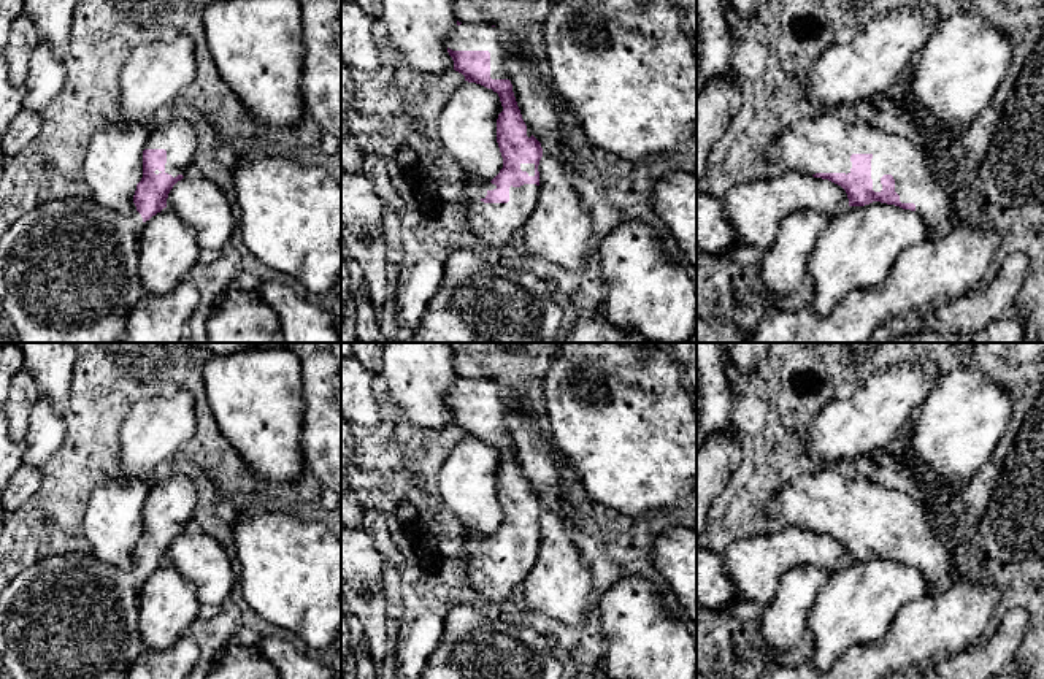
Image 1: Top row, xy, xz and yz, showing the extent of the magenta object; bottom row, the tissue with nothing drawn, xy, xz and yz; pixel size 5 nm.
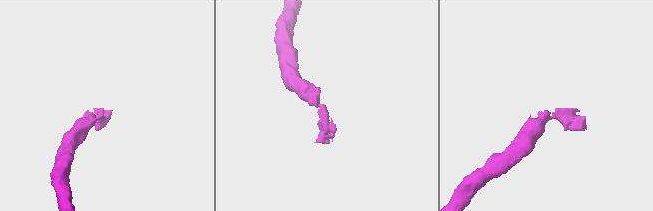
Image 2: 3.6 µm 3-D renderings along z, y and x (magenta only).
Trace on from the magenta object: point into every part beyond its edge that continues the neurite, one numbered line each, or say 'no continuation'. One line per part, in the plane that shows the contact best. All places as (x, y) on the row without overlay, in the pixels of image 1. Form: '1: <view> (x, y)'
1: yz (821, 500)

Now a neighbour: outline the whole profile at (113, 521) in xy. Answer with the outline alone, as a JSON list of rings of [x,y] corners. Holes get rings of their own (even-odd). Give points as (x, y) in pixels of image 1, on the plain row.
[[[121,476],[98,485],[83,517],[89,552],[119,570],[136,568],[133,550],[143,533],[143,506],[149,484]]]

